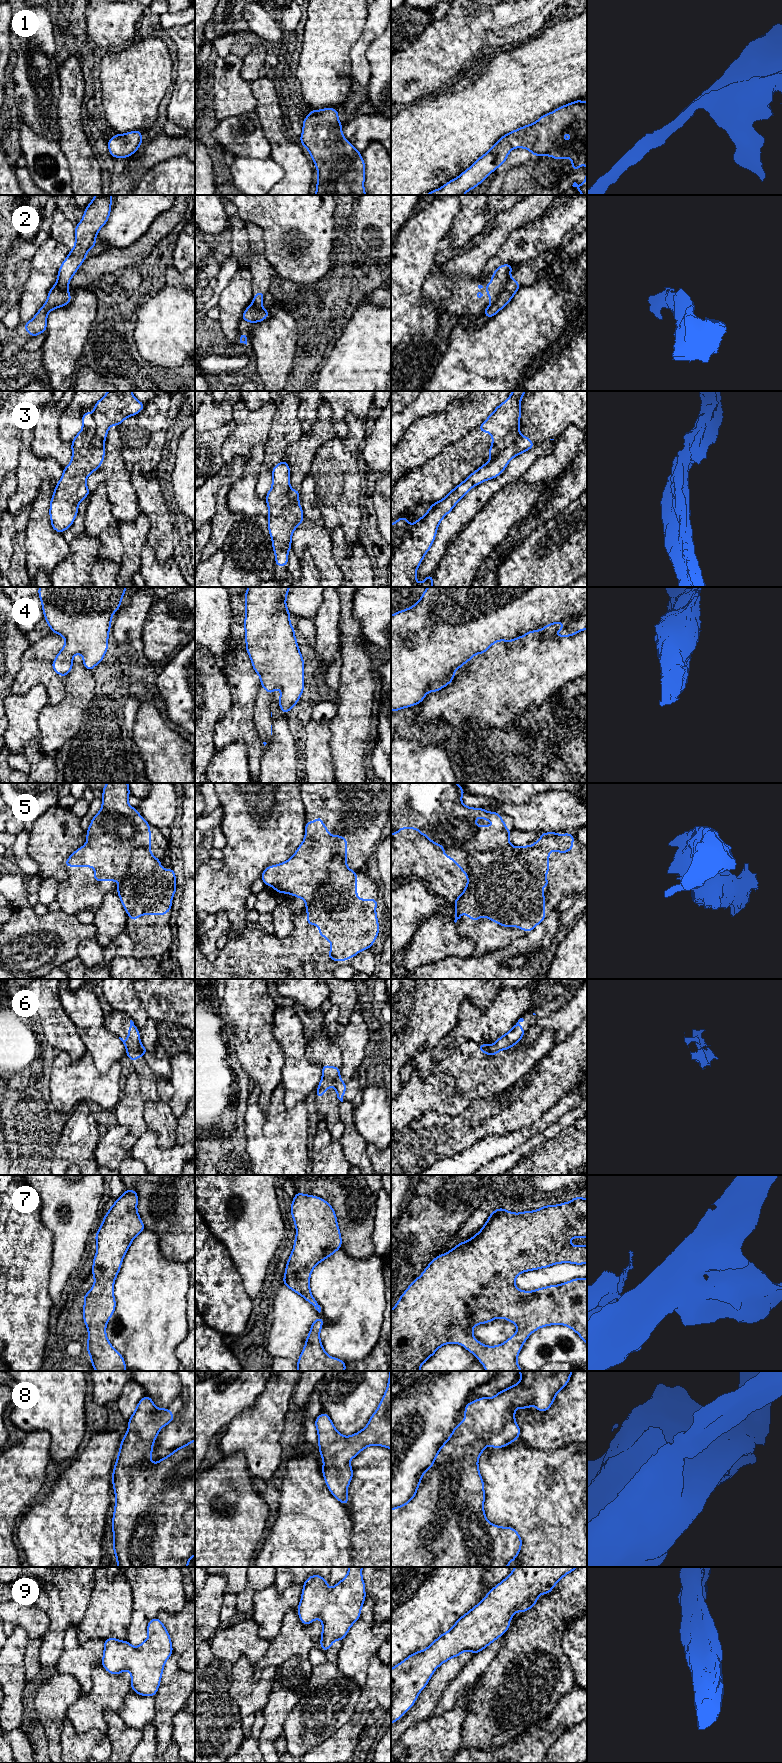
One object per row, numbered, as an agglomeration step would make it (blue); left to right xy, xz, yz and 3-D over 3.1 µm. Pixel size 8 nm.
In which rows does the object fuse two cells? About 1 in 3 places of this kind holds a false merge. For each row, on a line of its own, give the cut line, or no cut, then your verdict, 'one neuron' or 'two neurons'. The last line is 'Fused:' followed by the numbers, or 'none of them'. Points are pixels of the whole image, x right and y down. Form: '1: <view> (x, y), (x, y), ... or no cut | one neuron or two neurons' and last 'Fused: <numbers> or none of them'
1: no cut | one neuron
2: yz (510, 277), (493, 303) | two neurons
3: xy (91, 416), (95, 424), (93, 444), (96, 447), (102, 448) | two neurons
4: no cut | one neuron
5: yz (509, 843), (489, 850), (477, 849), (469, 861), (467, 879) | two neurons
6: yz (489, 1045), (489, 1050), (493, 1054) | two neurons
7: no cut | one neuron
8: no cut | one neuron
9: no cut | one neuron
Fused: 2, 3, 5, 6

